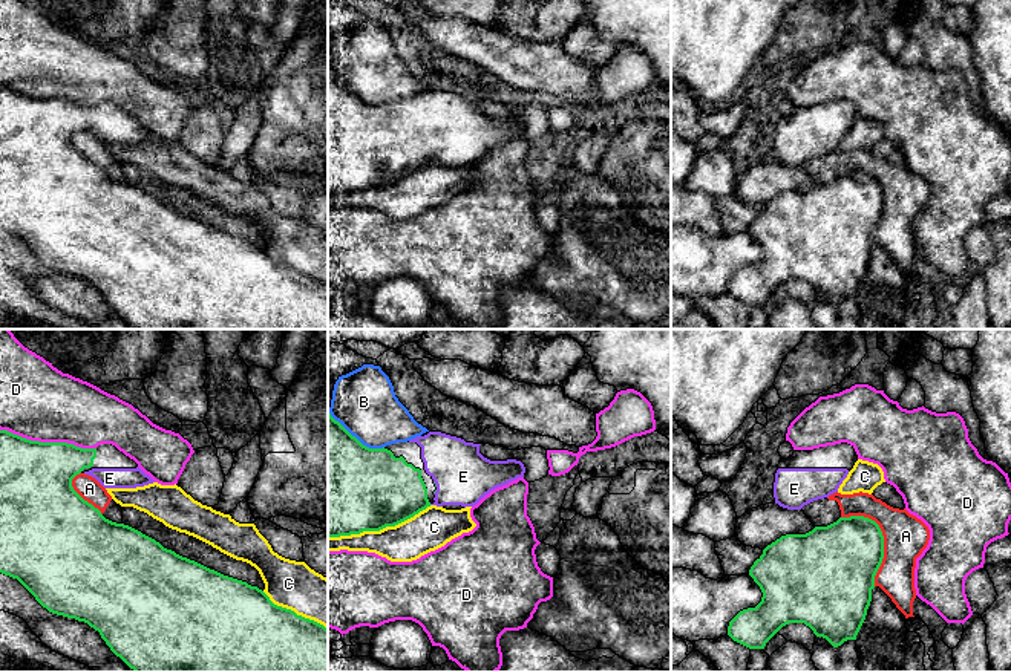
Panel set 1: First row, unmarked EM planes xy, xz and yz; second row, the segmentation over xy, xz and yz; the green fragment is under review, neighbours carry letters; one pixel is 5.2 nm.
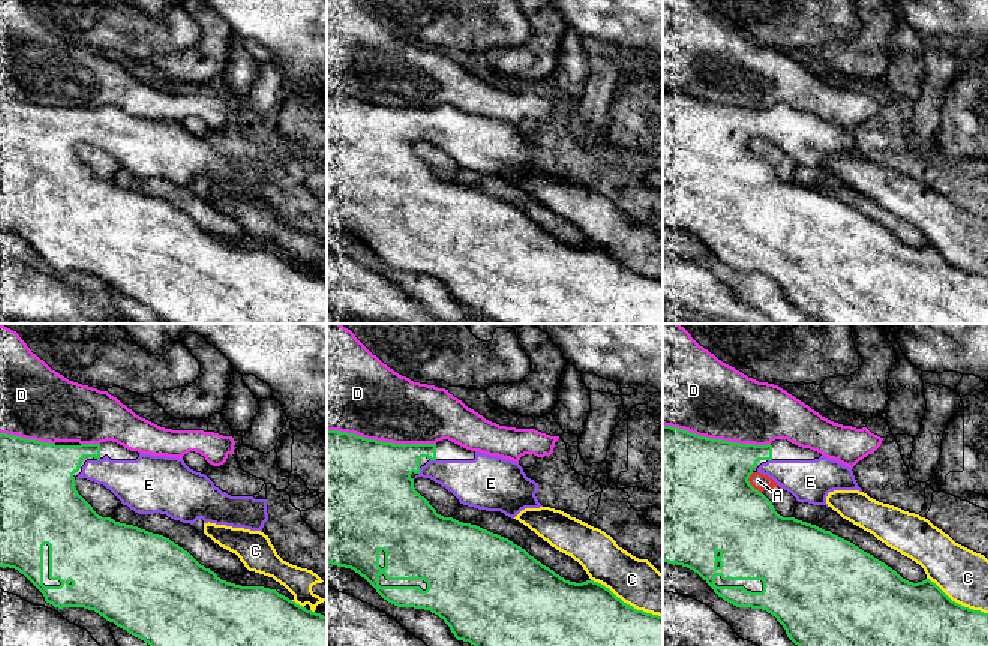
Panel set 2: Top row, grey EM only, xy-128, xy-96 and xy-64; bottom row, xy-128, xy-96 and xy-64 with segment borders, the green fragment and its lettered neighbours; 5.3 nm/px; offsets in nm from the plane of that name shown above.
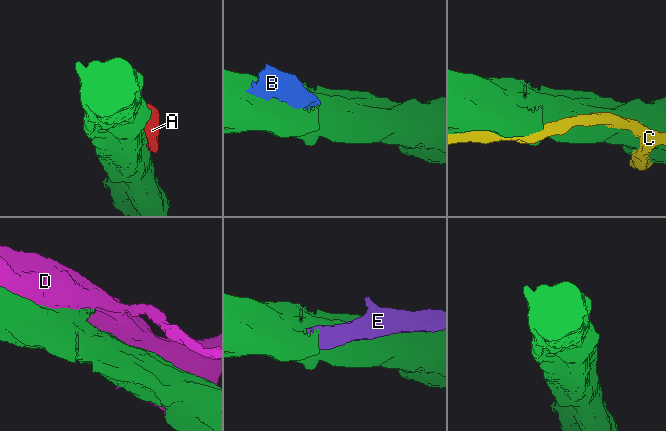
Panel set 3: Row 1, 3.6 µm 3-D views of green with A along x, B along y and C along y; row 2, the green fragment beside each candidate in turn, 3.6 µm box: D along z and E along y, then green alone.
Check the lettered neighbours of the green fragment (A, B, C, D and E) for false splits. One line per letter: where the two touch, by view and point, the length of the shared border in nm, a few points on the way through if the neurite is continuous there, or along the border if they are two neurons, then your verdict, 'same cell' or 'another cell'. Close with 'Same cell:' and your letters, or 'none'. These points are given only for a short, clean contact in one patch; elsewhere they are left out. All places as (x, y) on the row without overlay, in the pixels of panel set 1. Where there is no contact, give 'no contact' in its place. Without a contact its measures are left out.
A: yz (883, 195) | 400 nm | another cell
B: xz (354, 94) | 360 nm | another cell
C: xz (379, 187) | 550 nm | another cell
D: xy (48, 100) | 500 nm | another cell
E: no contact | same cell
Same cell: E

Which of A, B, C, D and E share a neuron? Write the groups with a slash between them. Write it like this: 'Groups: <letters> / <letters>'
Groups: A B / C / D / E

